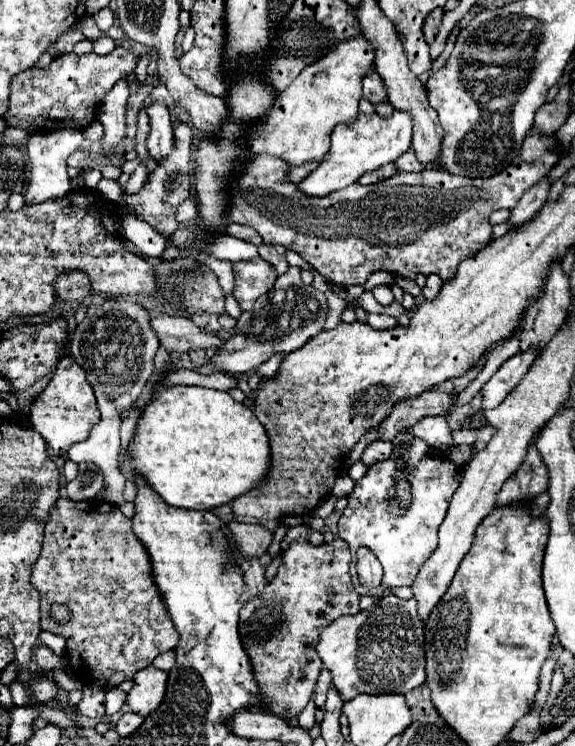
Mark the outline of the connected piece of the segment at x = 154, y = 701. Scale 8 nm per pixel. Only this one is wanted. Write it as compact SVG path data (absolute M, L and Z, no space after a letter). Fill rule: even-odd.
M154 666L140 670L134 676L132 690L128 692L126 704L130 706L130 710L134 714L140 714L140 716L148 716L150 712L158 710L158 706L164 700L166 680L168 680L168 672L158 670Z

